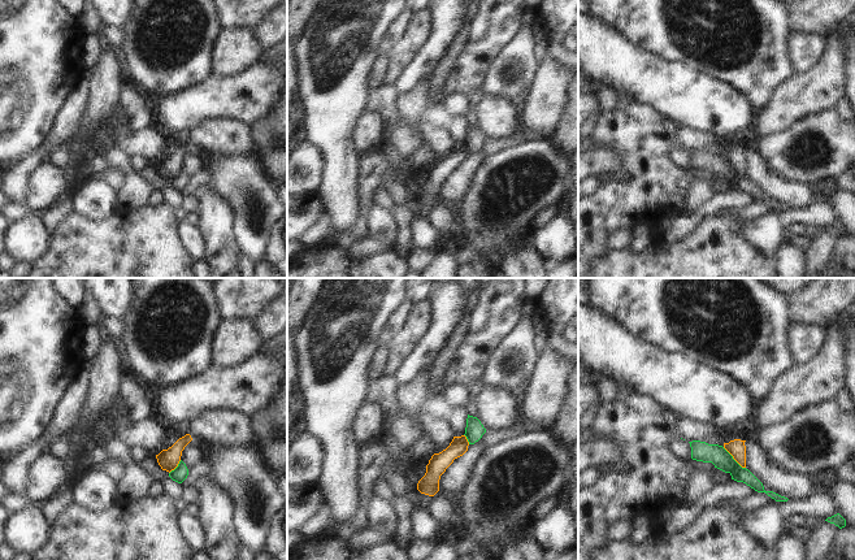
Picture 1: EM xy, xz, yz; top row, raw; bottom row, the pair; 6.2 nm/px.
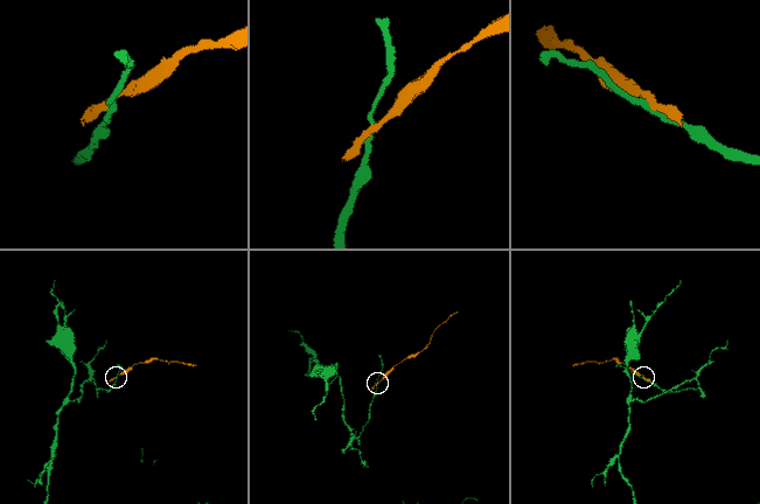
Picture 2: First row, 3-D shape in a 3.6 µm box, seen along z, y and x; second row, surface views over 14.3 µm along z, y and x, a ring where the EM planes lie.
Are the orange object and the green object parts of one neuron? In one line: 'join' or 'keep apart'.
keep apart

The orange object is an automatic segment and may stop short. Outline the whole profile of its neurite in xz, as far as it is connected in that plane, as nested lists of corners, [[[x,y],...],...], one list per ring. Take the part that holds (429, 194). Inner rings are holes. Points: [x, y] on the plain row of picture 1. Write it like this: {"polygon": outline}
{"polygon": [[[465,144],[453,146],[450,155],[439,162],[434,162],[426,174],[425,185],[418,190],[417,199],[421,203],[434,205],[439,200],[439,188],[455,168],[468,160],[469,151]]]}

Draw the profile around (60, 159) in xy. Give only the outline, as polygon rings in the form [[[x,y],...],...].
[[[60,149],[53,155],[51,155],[48,159],[48,161],[58,169],[65,169],[69,160],[70,160],[70,155],[68,153],[66,149]]]

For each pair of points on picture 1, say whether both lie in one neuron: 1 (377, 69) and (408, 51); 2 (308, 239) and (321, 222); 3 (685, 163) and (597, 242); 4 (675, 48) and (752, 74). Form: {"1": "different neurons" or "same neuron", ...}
{"1": "different neurons", "2": "same neuron", "3": "different neurons", "4": "same neuron"}

